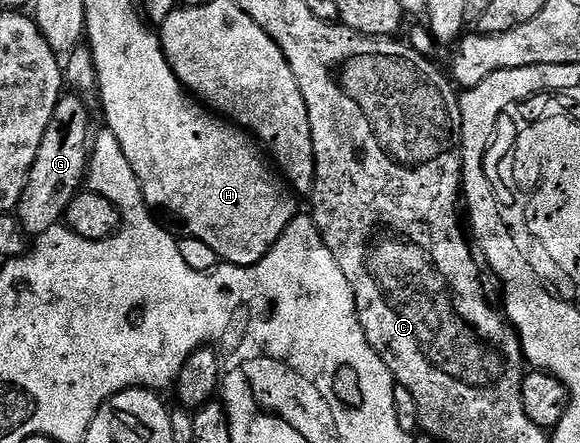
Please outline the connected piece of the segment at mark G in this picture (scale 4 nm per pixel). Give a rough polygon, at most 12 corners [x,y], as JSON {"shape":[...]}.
{"shape":[[63,95],[40,139],[18,224],[65,218],[87,180],[90,113]]}

